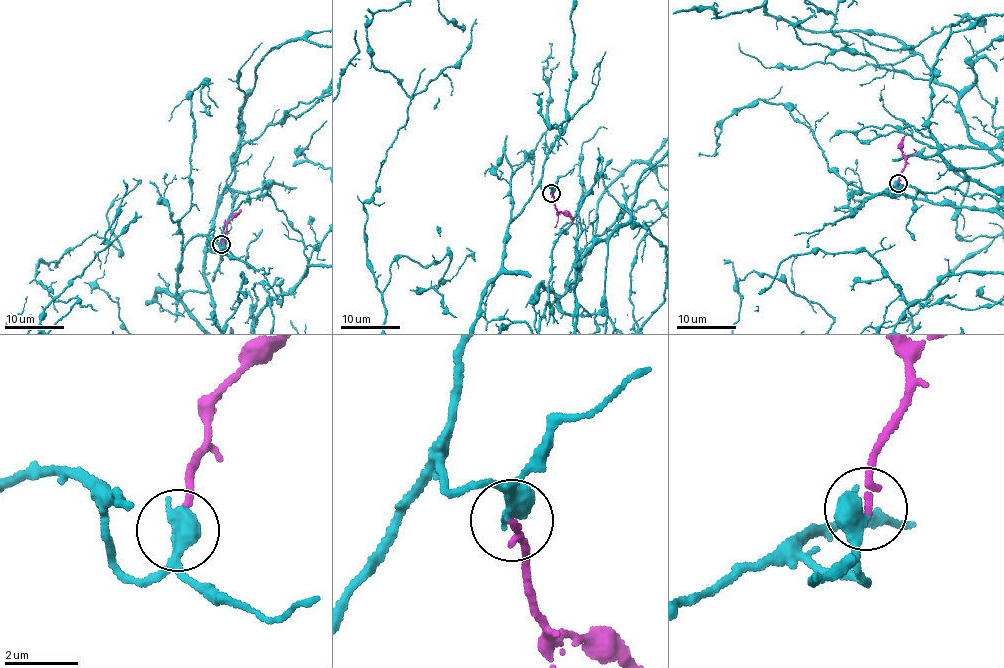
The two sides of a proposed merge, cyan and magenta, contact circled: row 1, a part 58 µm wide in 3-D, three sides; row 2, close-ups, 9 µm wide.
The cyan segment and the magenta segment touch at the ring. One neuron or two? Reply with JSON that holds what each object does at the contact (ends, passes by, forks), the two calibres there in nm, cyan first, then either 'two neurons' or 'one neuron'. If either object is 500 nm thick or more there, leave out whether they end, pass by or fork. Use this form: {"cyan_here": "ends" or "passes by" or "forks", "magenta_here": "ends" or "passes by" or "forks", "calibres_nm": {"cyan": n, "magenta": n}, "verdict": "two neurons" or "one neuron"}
{"calibres_nm": {"cyan": 650, "magenta": 180}, "verdict": "one neuron"}

